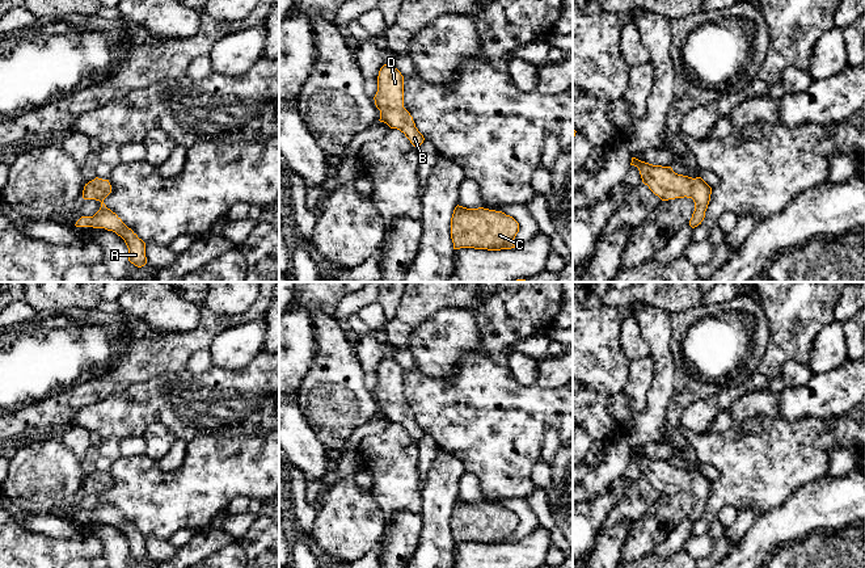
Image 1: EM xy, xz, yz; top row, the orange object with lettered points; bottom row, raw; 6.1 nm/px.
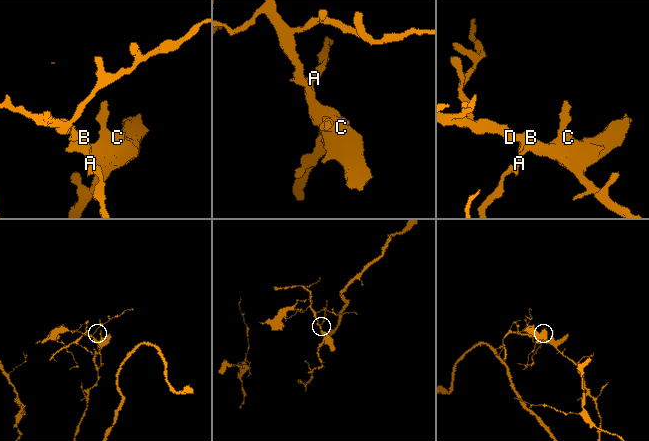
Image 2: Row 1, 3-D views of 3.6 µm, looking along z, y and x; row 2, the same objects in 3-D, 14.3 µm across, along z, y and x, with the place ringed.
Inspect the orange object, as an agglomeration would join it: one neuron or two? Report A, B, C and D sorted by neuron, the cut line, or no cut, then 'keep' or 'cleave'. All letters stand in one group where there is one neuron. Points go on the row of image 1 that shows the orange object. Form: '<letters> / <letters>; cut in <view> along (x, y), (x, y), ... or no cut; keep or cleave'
A B C D; no cut; keep

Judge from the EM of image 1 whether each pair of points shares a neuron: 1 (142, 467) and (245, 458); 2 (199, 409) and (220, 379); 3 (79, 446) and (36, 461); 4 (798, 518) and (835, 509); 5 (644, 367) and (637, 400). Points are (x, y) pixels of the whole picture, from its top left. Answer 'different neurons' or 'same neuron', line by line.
1: same neuron
2: same neuron
3: different neurons
4: same neuron
5: same neuron

